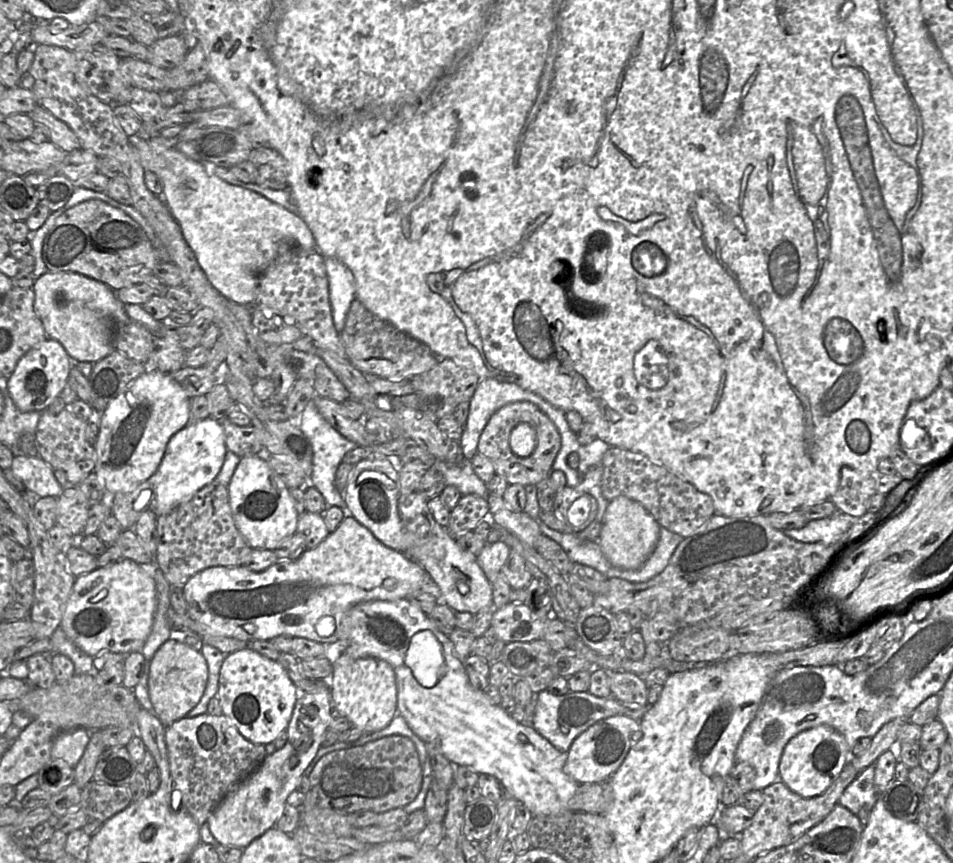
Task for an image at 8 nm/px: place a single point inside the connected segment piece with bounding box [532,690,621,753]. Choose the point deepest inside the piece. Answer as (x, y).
(560, 719)

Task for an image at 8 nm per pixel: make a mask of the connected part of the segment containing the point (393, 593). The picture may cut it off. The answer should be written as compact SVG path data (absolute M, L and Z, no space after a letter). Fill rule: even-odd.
M354 517L344 518L339 527L313 549L307 549L293 561L277 561L266 570L255 572L244 565L213 566L193 575L183 587L191 619L205 626L205 632L236 638L245 642L271 640L280 635L303 637L324 645L344 638L342 617L351 607L372 600L408 599L414 592L427 591L434 583L424 568L401 552L381 543ZM329 619L334 625L330 636L322 637L317 626Z

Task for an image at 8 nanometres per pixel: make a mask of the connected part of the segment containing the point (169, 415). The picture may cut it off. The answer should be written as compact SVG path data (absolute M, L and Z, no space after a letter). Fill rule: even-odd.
M148 368L100 414L94 471L109 492L129 492L147 481L163 459L169 439L190 423L190 398L171 376Z

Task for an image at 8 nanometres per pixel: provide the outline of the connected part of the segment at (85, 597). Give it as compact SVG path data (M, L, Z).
M131 559L96 568L76 577L61 627L85 653L95 657L103 652L141 652L154 621L156 584L146 568Z

